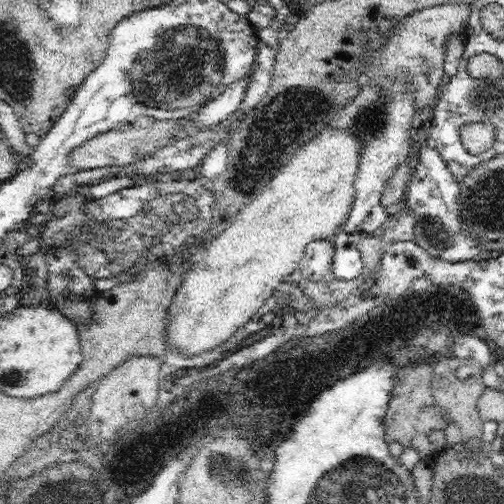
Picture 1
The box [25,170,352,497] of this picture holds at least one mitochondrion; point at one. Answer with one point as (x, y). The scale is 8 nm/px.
(228, 471)

